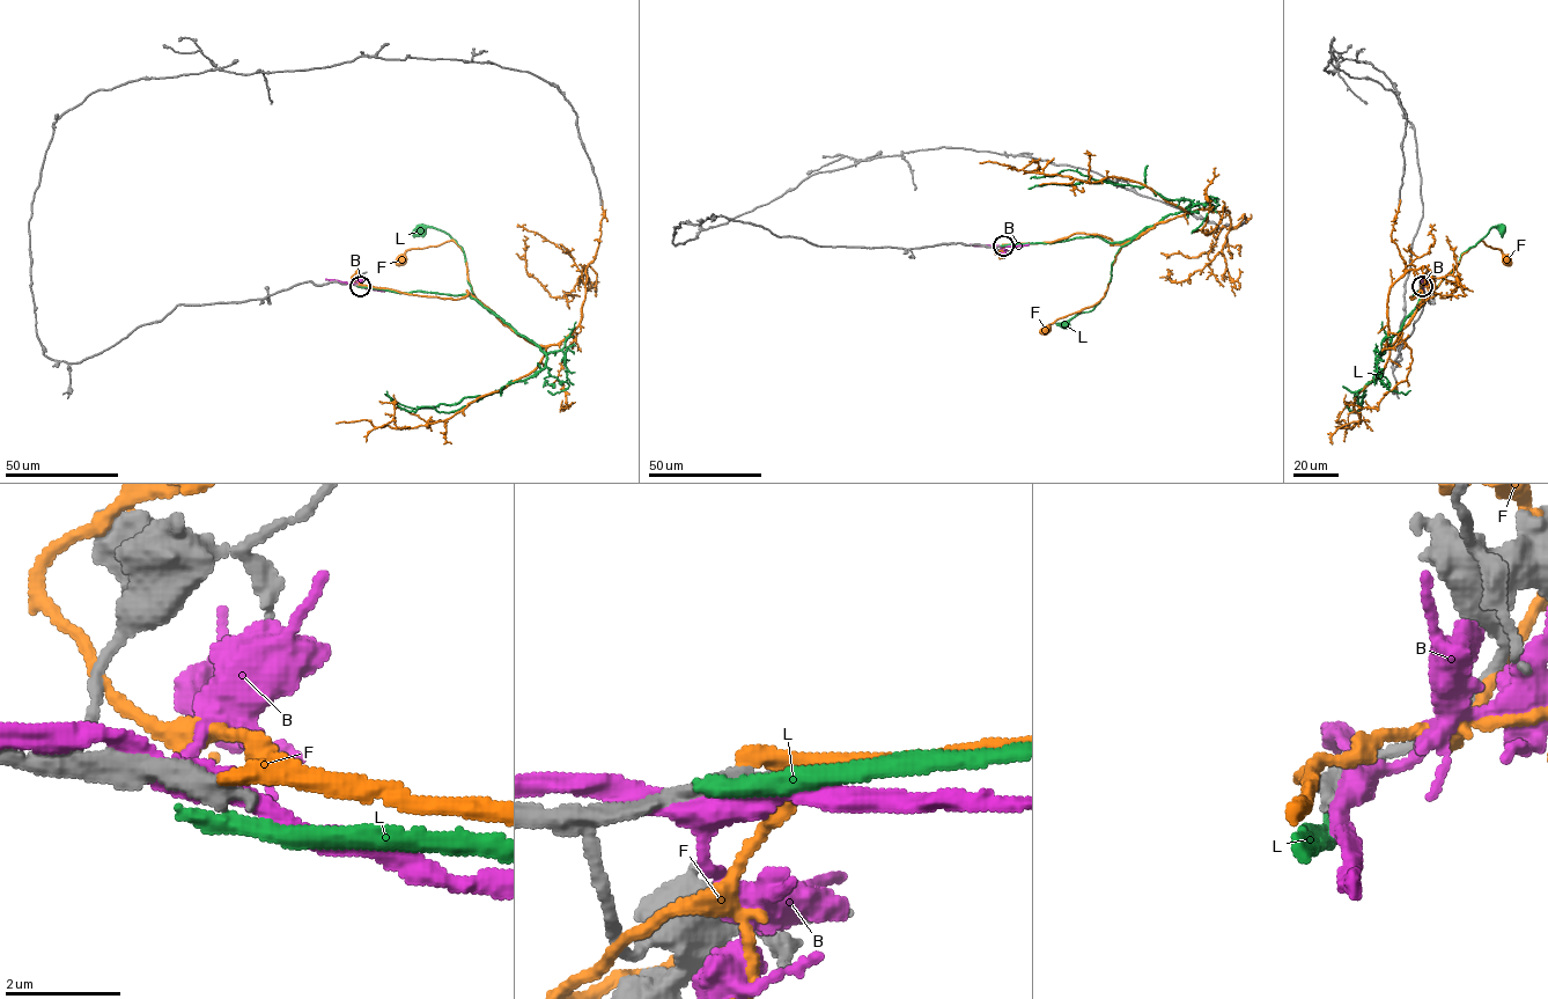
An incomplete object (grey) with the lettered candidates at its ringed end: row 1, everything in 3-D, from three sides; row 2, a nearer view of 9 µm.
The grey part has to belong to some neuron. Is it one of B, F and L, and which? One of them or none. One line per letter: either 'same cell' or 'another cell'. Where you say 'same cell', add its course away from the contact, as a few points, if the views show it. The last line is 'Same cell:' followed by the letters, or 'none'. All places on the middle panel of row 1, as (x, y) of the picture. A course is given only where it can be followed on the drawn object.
B: another cell
F: another cell
L: another cell
Same cell: none

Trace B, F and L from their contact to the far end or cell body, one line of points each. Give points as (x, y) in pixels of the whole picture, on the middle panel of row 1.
B: (1001, 245), (970, 244)
F: (1002, 244), (1077, 233), (1128, 242), (1112, 263), (1104, 295), (1047, 331)
L: (1002, 245), (1096, 236), (1122, 242), (1137, 235), (1118, 250), (1105, 296), (1092, 310), (1064, 323)

